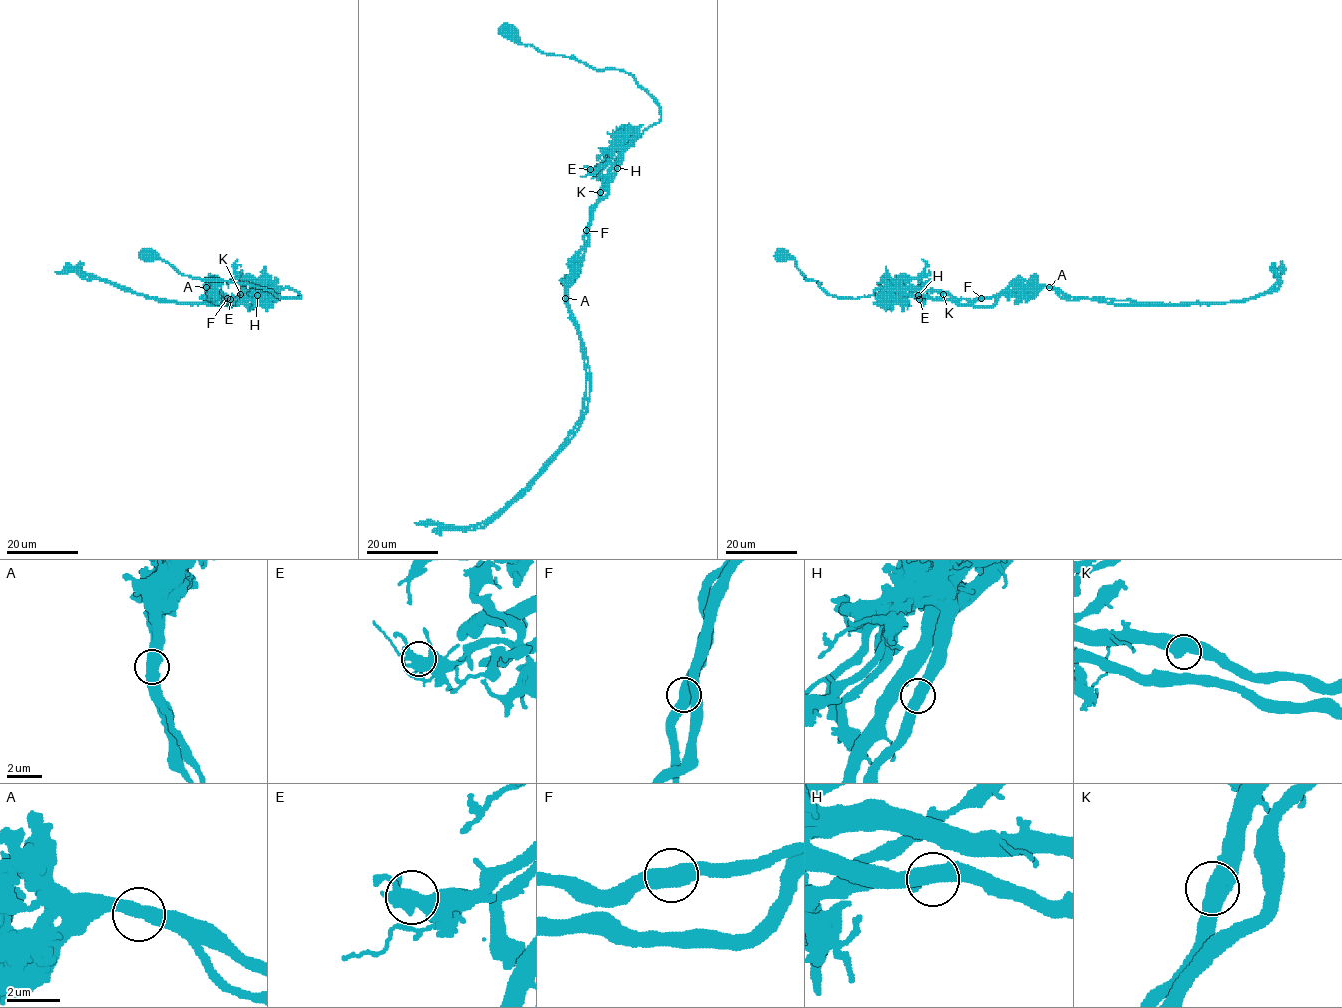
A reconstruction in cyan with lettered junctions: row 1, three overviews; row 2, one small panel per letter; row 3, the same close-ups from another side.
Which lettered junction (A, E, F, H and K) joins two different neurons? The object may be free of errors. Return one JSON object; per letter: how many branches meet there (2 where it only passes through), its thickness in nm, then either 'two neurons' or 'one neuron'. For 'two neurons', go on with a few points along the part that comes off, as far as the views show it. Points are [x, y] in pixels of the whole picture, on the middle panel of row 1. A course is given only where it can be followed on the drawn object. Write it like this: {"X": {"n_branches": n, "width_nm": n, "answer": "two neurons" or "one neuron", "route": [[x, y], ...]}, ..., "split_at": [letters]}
{"A": {"n_branches": 2, "width_nm": 550, "answer": "two neurons", "route": [[566, 298], [590, 373], [587, 412], [577, 431], [533, 484], [492, 521], [476, 529], [442, 529]]}, "E": {"n_branches": 2, "width_nm": 550, "answer": "one neuron"}, "F": {"n_branches": 2, "width_nm": 550, "answer": "one neuron"}, "H": {"n_branches": 2, "width_nm": 550, "answer": "one neuron"}, "K": {"n_branches": 2, "width_nm": 600, "answer": "one neuron"}, "split_at": ["A"]}

